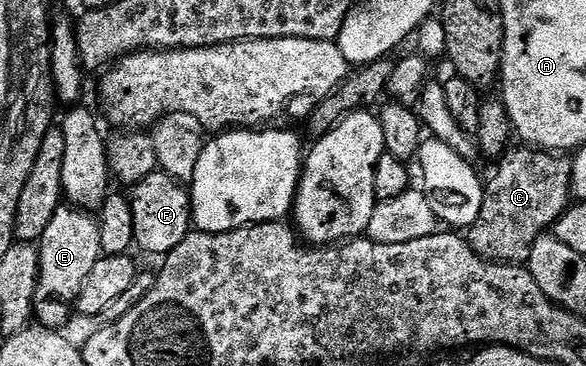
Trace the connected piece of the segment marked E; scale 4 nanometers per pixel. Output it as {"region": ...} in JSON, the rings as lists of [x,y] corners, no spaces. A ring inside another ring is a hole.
{"region":[[[61,204],[58,212],[54,212],[54,220],[50,220],[46,232],[42,232],[38,249],[40,251],[40,271],[38,272],[38,288],[34,292],[32,312],[39,325],[59,331],[64,328],[60,326],[66,325],[68,317],[74,314],[74,307],[80,298],[82,288],[86,284],[86,280],[90,280],[90,272],[94,272],[94,264],[98,264],[98,260],[102,256],[100,252],[100,223],[91,213]]]}

